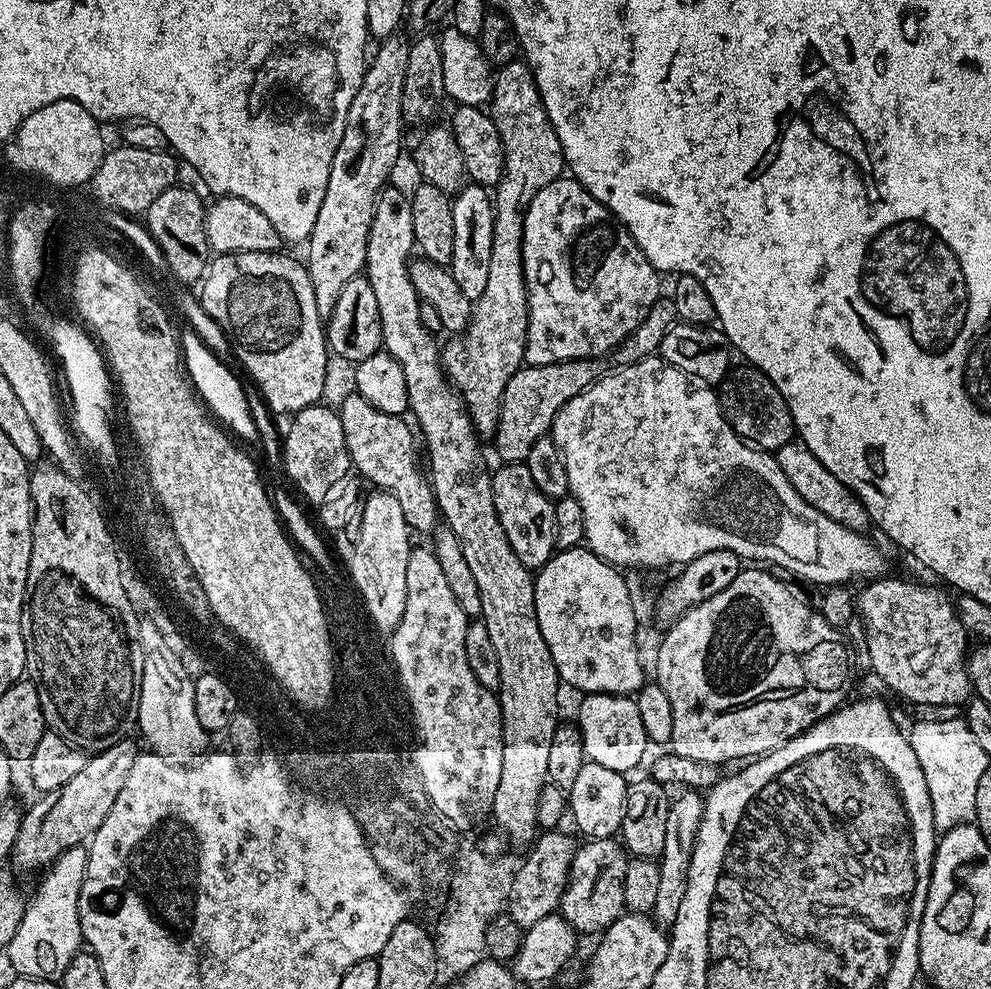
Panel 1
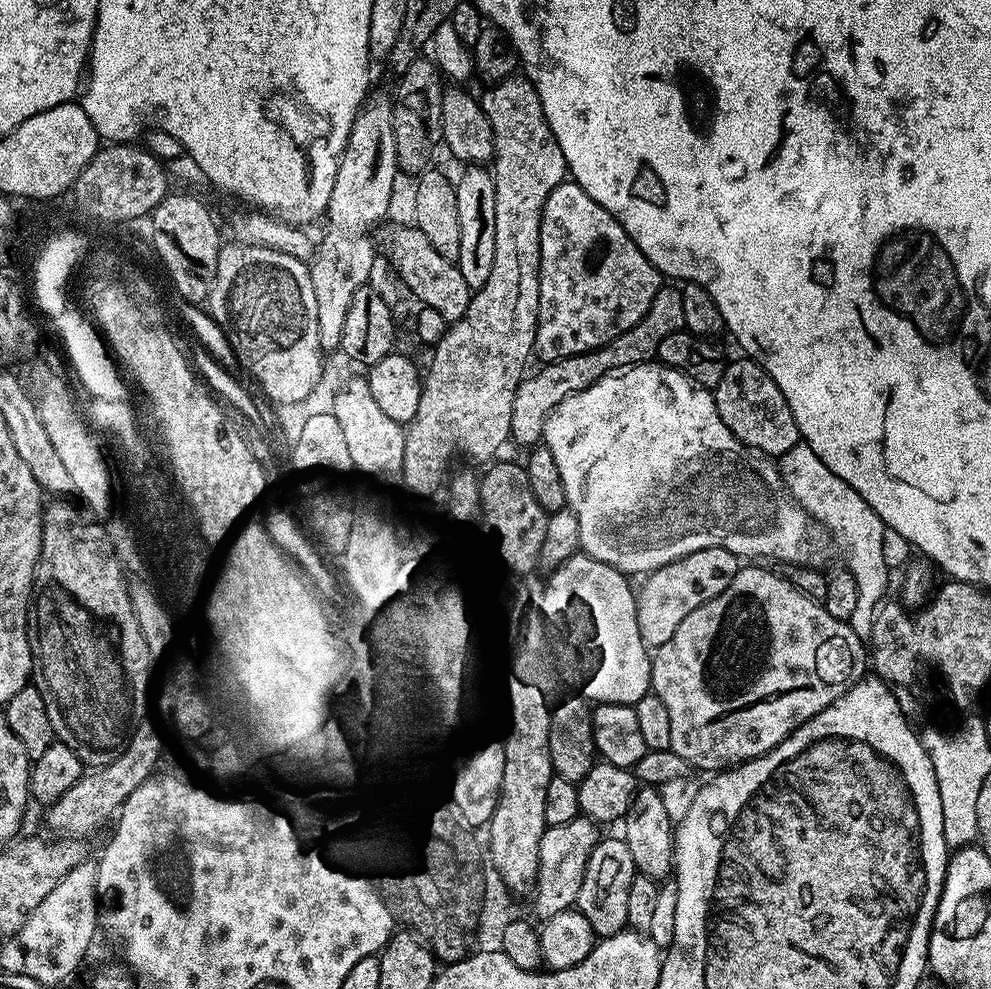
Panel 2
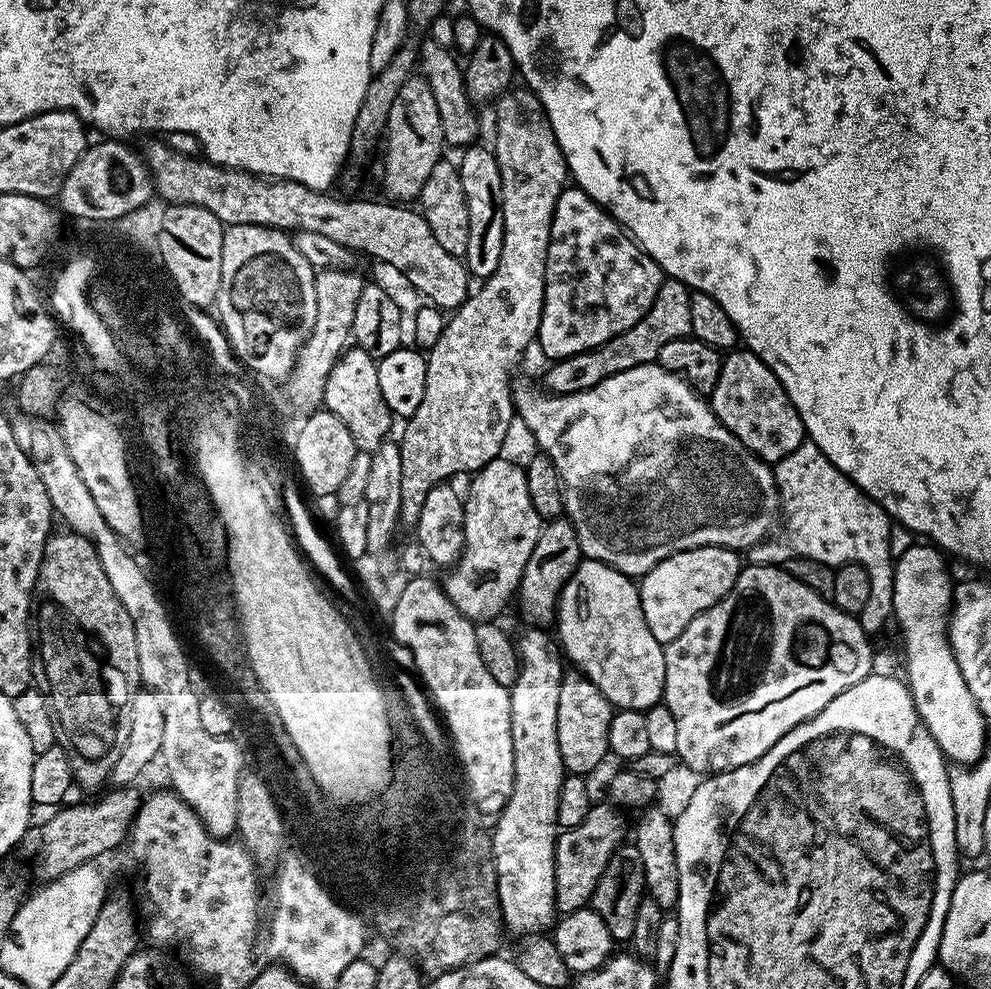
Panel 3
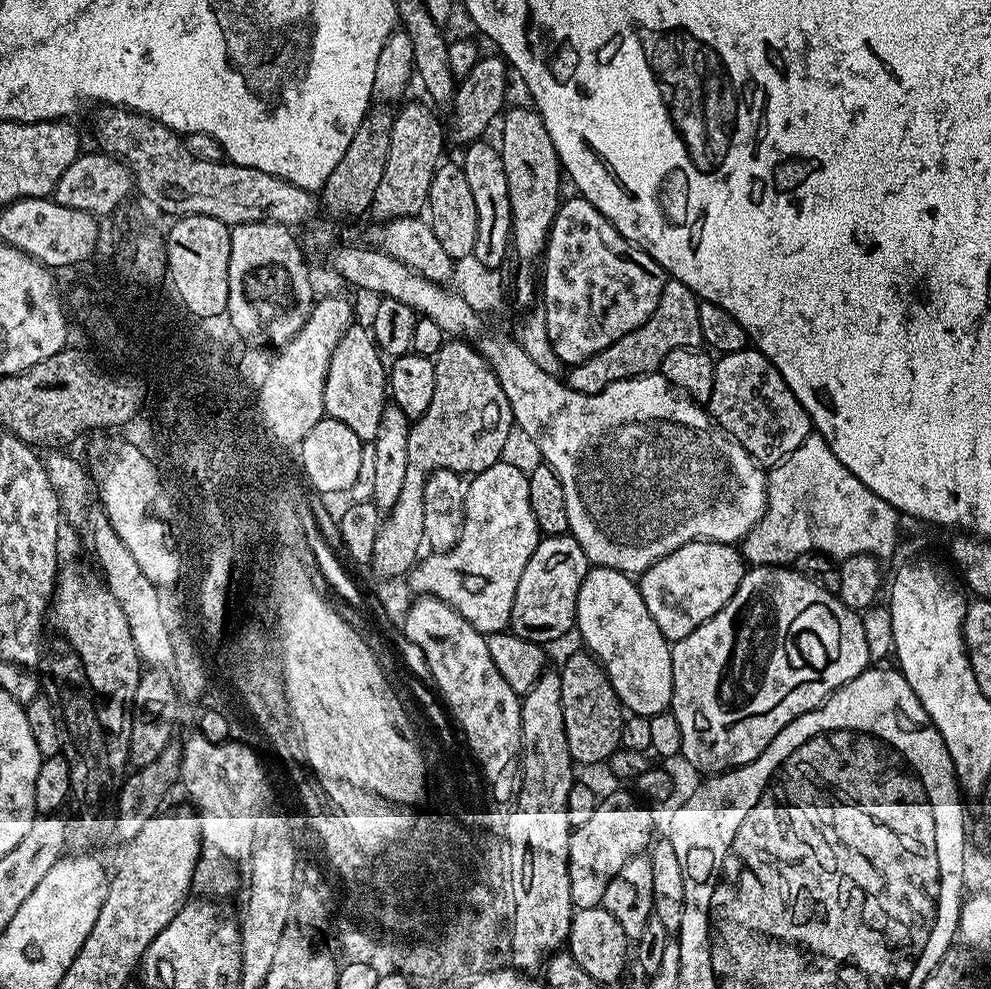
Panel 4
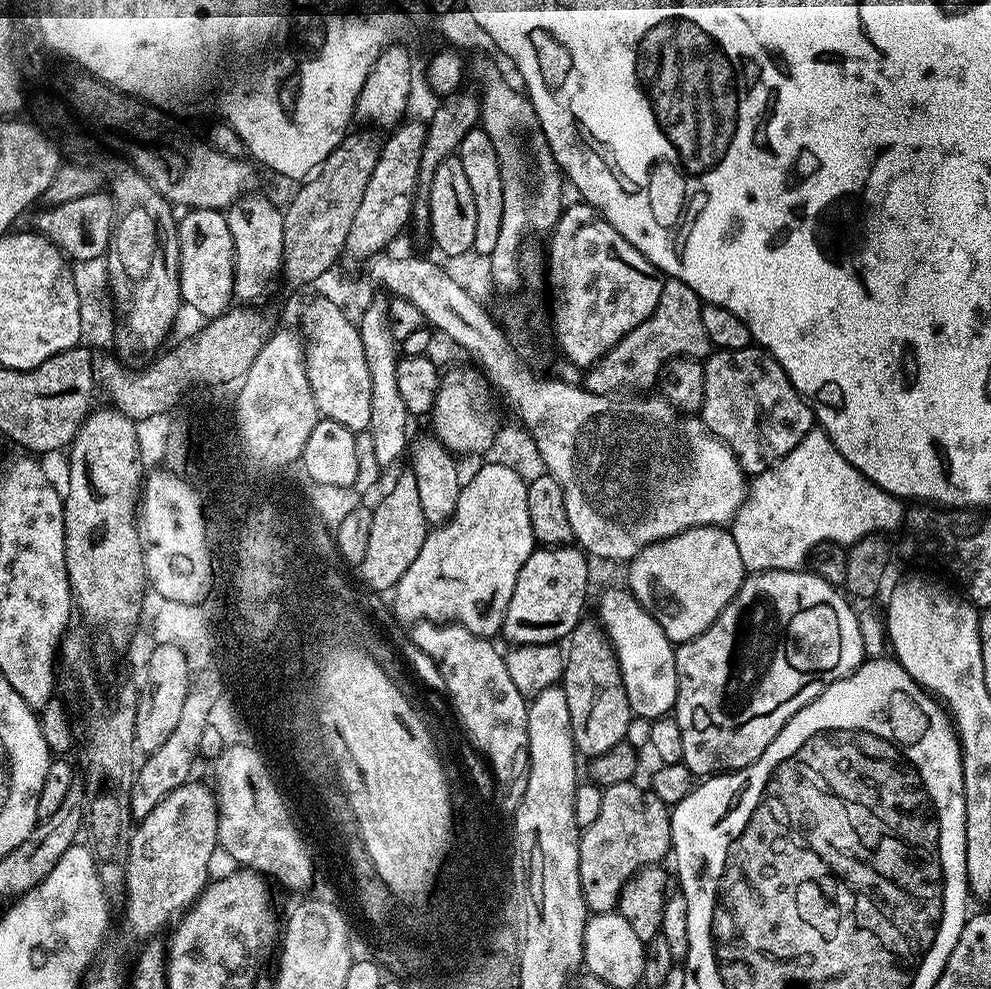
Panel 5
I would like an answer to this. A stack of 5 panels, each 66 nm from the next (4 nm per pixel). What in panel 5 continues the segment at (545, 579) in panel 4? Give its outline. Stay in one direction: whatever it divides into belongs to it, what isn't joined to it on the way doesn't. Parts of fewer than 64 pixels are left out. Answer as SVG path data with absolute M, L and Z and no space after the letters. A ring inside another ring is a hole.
M540 546L532 551L522 570L518 570L518 582L514 586L514 594L510 594L508 613L504 615L503 635L508 635L513 645L551 644L571 636L585 615L584 603L588 600L588 563L589 557L576 546Z

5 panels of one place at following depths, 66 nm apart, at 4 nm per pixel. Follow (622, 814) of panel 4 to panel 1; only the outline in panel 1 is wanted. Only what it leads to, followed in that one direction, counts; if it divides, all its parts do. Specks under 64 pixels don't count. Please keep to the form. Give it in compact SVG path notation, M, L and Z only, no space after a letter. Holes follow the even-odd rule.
M548 830L537 835L534 843L527 849L520 869L514 874L511 887L507 915L521 930L534 926L534 922L542 922L542 918L553 915L559 909L560 896L568 885L568 871L572 869L572 859L578 847L573 837L557 830Z

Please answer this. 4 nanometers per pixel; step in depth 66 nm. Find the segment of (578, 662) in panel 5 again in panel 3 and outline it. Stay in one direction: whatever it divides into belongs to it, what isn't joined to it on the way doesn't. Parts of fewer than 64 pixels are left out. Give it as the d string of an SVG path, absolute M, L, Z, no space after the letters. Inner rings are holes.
M565 671L564 681L558 690L558 751L562 754L565 773L587 777L588 772L594 771L604 759L609 759L608 739L613 711L612 703L604 697L602 690L598 690L598 686L594 686L594 682L581 676L579 671Z

